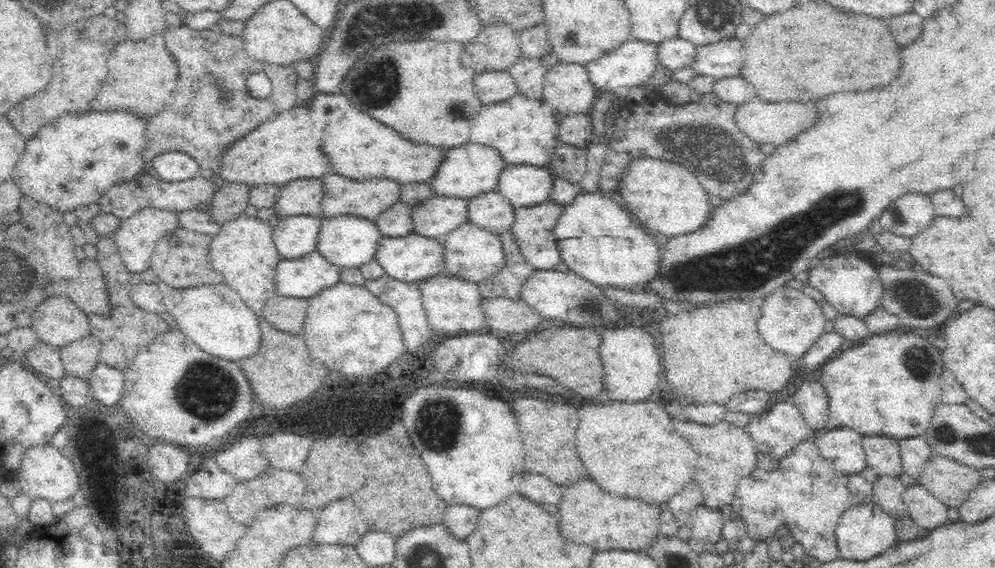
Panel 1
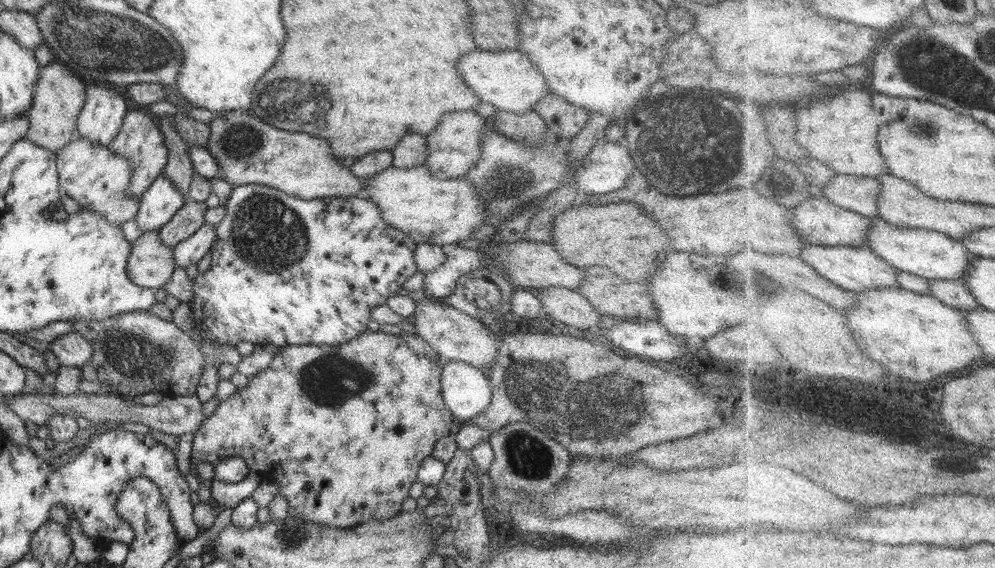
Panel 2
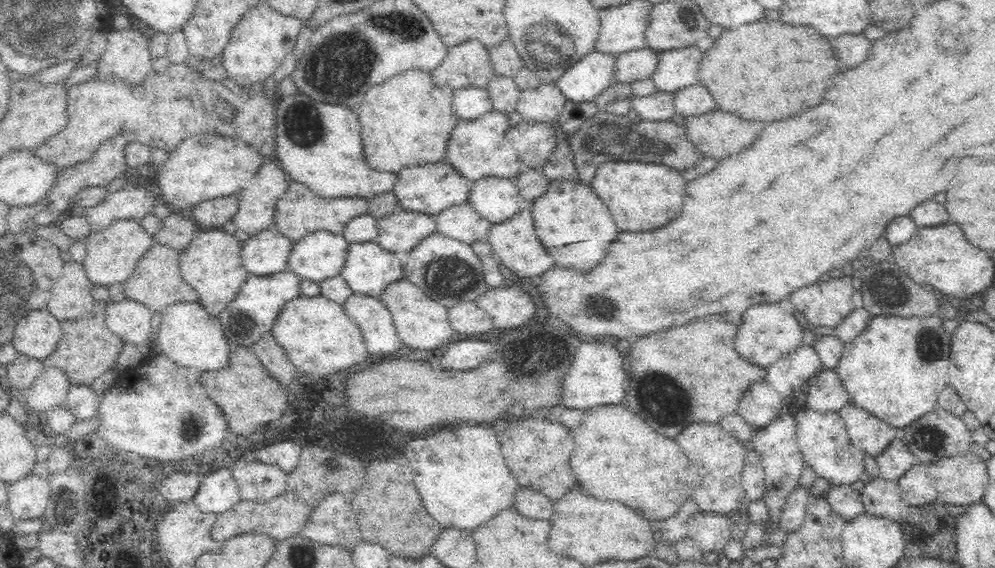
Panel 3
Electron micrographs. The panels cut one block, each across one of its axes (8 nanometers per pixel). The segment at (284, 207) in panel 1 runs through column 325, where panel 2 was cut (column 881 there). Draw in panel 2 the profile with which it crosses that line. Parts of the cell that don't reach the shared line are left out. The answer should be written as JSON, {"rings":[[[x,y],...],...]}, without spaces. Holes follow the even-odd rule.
{"rings":[[[838,174],[832,184],[822,189],[825,198],[848,210],[855,210],[867,217],[880,217],[883,182],[879,177]]]}

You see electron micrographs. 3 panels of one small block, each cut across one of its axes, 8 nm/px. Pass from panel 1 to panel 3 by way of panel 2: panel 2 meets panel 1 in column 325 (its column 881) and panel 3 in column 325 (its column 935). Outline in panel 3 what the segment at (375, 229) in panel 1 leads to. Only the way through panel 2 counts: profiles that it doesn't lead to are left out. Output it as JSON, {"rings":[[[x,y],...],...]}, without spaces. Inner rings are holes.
{"rings":[[[319,230],[295,243],[289,268],[303,279],[323,281],[342,273],[350,249],[351,242],[343,233]]]}

